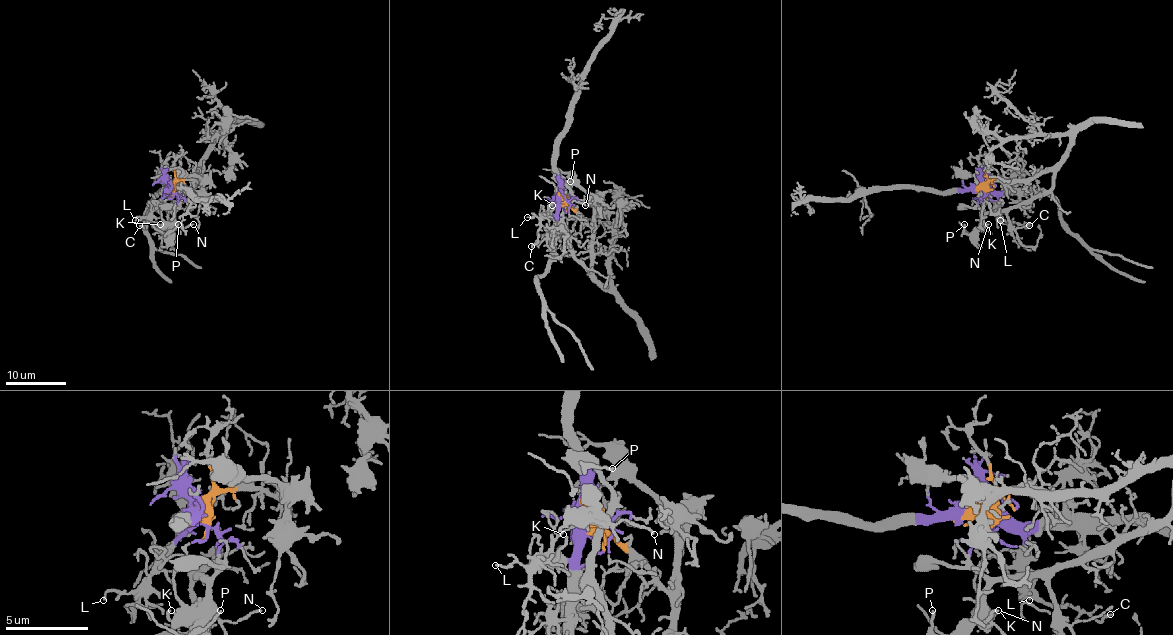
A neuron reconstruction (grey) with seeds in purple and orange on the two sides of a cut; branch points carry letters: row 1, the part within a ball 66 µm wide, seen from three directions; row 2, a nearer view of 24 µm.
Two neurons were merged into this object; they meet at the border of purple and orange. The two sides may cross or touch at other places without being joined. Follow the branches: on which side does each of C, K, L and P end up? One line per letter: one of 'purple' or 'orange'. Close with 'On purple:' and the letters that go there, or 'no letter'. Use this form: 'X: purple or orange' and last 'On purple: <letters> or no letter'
C: purple
K: orange
L: purple
P: orange
On purple: C, L

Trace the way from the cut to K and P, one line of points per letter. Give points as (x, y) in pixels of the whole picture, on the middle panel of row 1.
K: (560, 198), (592, 230), (590, 269), (575, 257), (563, 221), (564, 201), (554, 200), (552, 206)
P: (560, 198), (592, 230), (590, 269), (574, 254), (563, 221), (564, 189), (561, 181), (570, 181)

